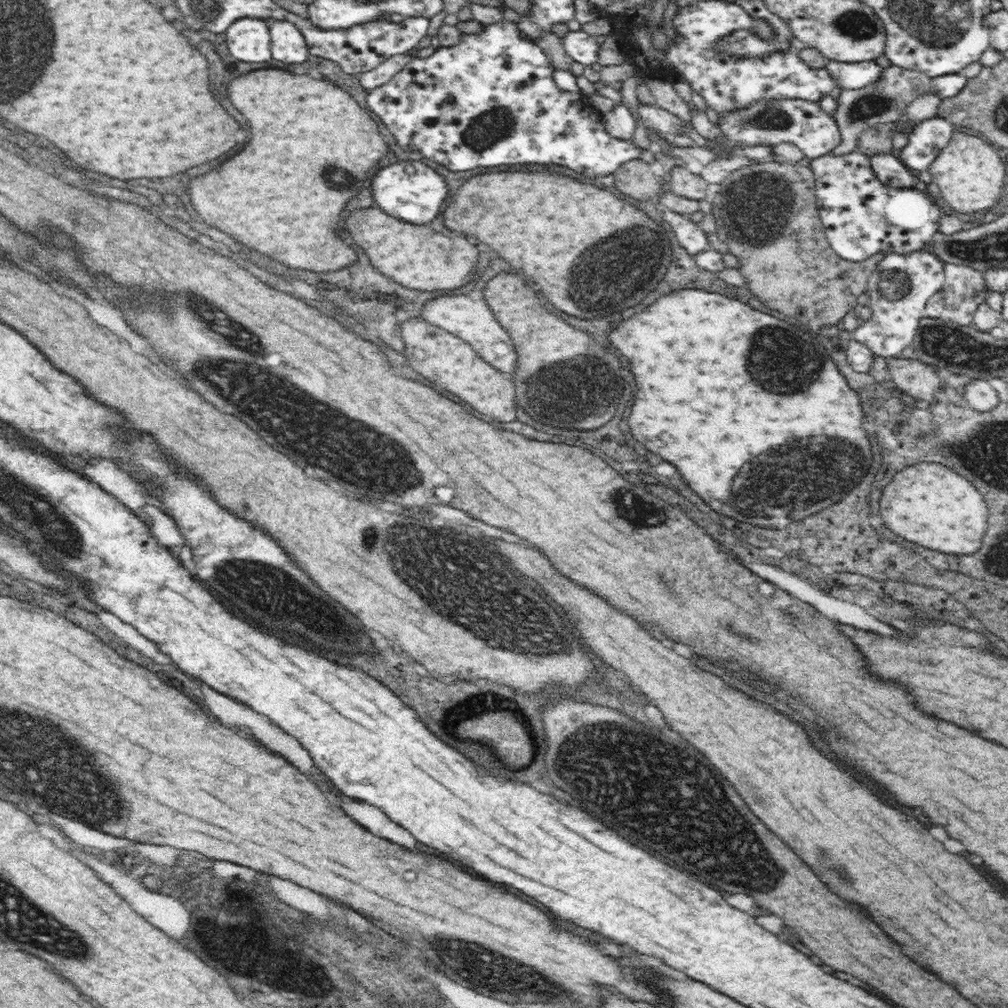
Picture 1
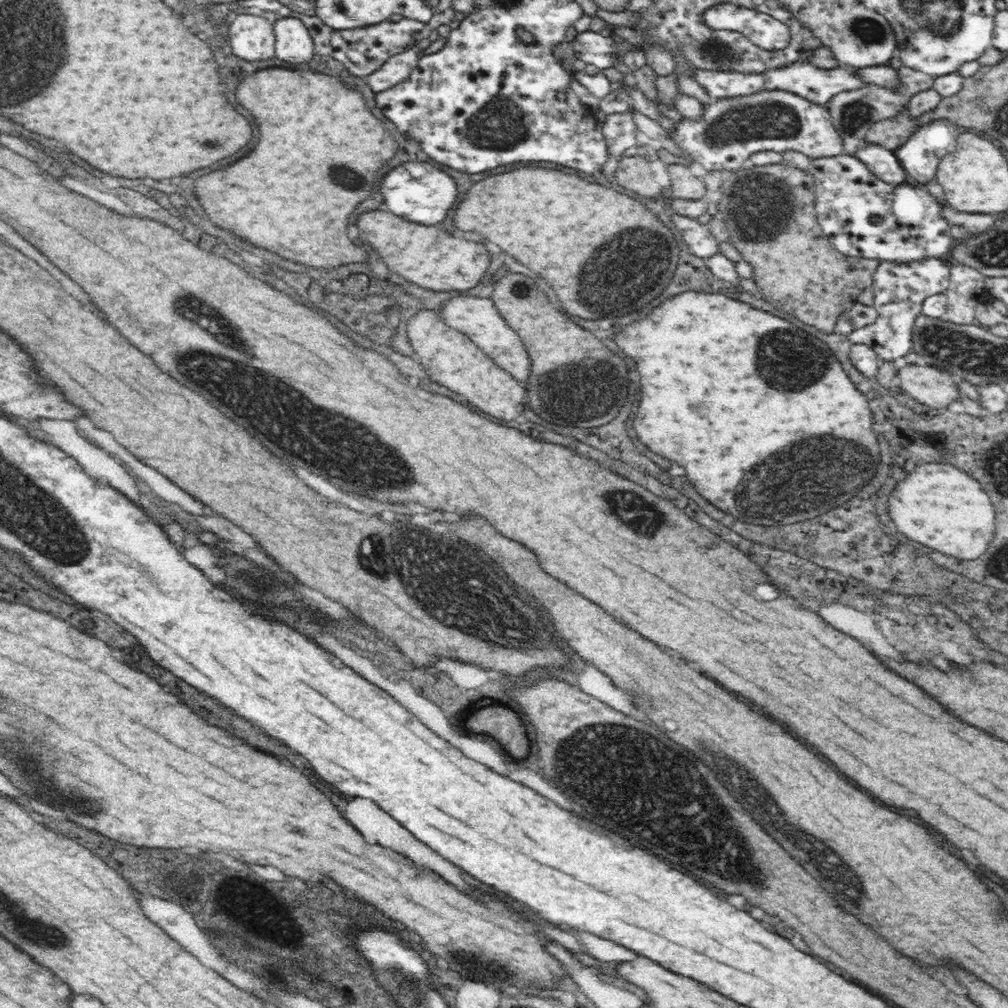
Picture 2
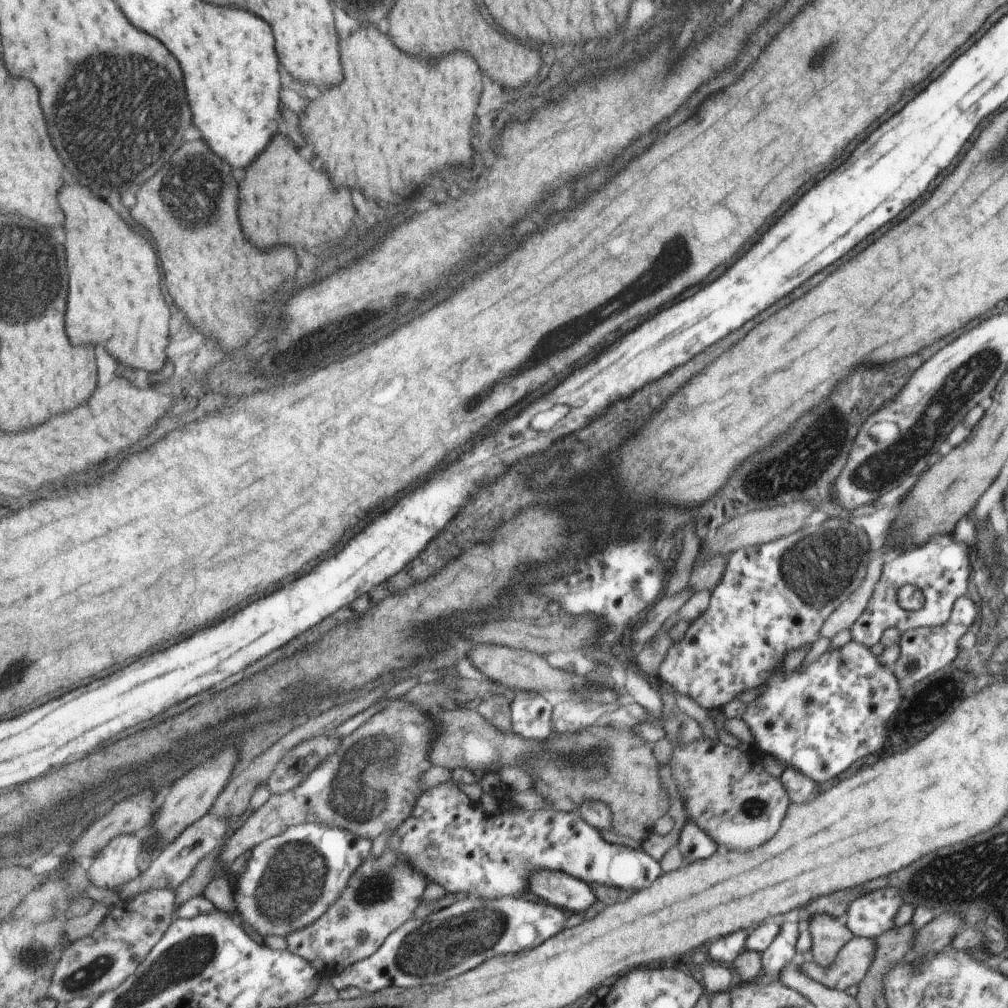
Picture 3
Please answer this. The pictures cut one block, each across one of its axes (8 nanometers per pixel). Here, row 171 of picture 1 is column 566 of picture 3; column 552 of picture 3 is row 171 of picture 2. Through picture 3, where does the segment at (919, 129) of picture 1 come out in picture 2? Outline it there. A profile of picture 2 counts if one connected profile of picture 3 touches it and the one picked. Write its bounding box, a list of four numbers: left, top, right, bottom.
[894,118,958,186]

